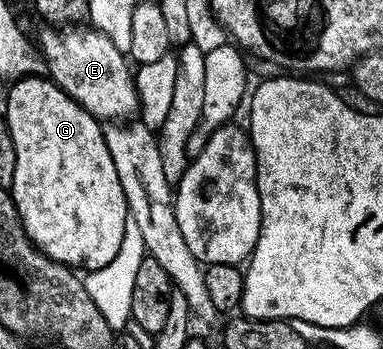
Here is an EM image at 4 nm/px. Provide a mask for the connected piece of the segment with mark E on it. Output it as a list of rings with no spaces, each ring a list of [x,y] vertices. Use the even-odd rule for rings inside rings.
[[[46,27],[42,33],[40,52],[42,60],[46,62],[46,73],[49,80],[67,93],[72,100],[80,103],[99,119],[130,119],[139,112],[137,88],[134,85],[134,76],[131,62],[127,54],[122,53],[112,39],[108,39],[98,29],[93,27]]]

